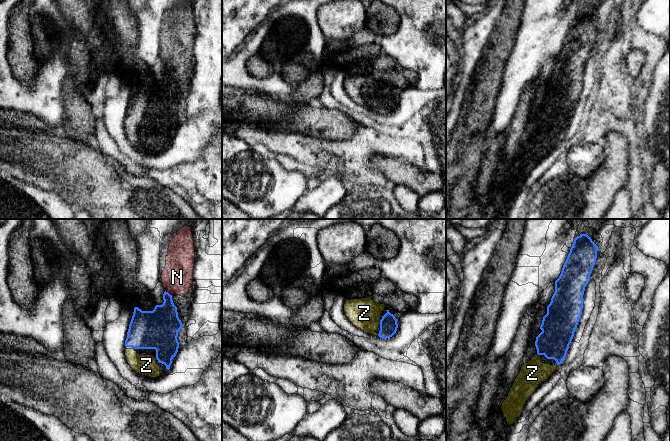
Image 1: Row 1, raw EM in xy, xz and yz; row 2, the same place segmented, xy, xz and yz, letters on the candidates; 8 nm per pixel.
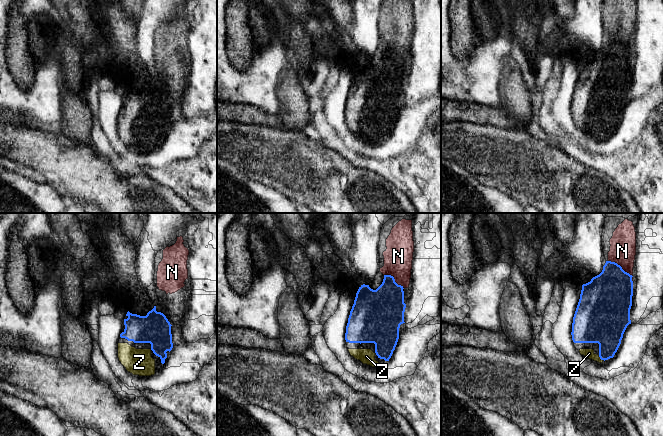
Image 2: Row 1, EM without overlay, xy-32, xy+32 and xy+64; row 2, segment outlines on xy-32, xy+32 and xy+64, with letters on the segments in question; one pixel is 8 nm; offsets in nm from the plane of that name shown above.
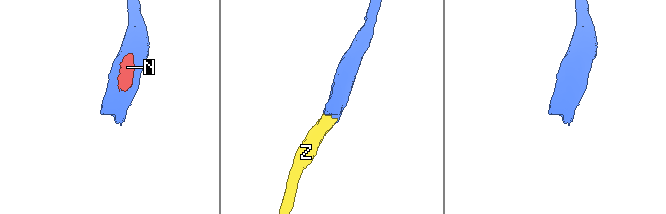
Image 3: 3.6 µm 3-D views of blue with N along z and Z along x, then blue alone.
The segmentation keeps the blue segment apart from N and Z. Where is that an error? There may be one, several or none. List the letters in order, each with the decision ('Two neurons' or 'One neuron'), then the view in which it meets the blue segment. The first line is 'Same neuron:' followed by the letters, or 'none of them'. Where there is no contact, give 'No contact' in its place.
Same neuron: Z
N: Two neurons. Touches blue in xy
Z: One neuron. Touches blue in xz

